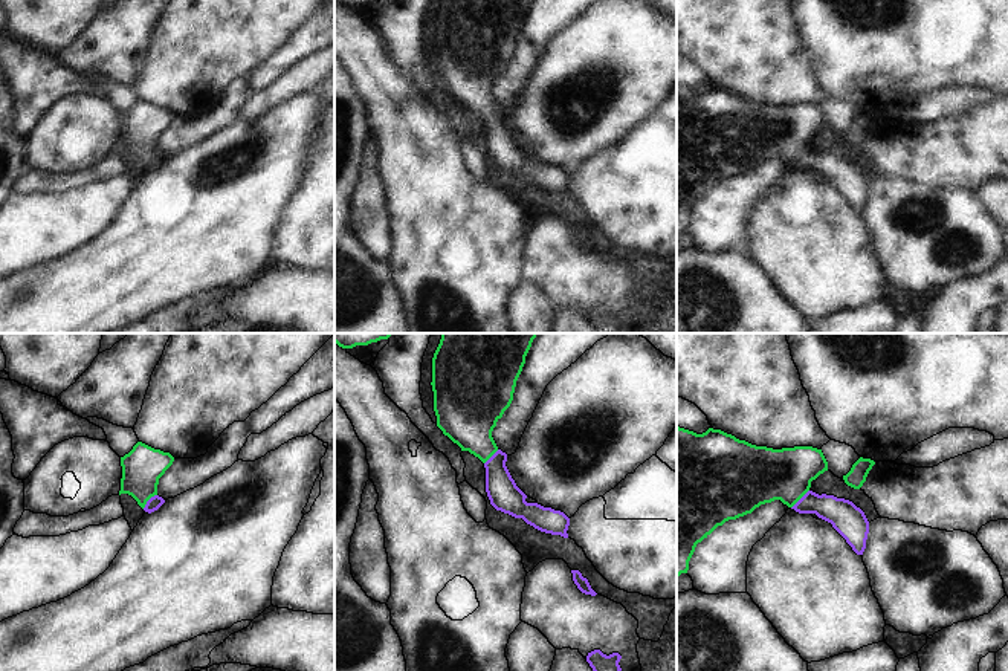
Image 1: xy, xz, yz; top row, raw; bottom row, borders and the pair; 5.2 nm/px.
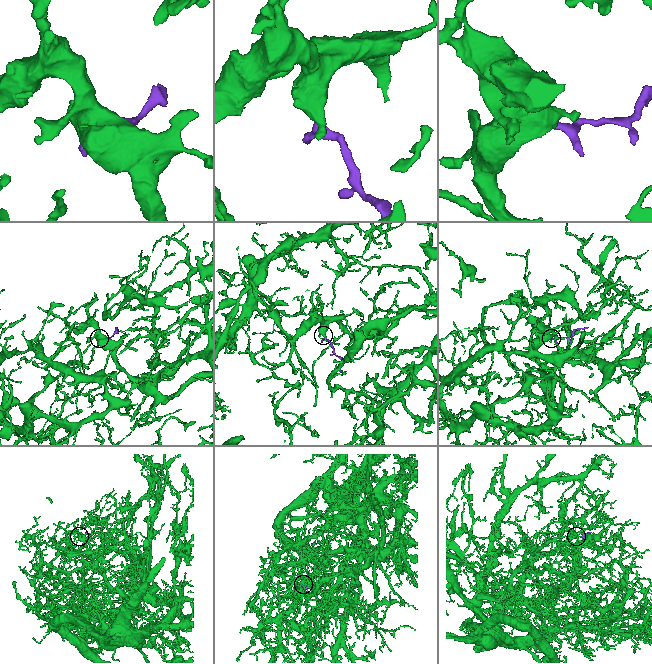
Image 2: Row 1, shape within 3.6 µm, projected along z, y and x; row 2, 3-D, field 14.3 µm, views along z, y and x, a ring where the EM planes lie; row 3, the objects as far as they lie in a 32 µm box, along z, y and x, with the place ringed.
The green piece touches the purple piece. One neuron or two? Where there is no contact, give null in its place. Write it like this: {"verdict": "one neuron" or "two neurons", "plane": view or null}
{"verdict": "one neuron", "plane": "yz"}

